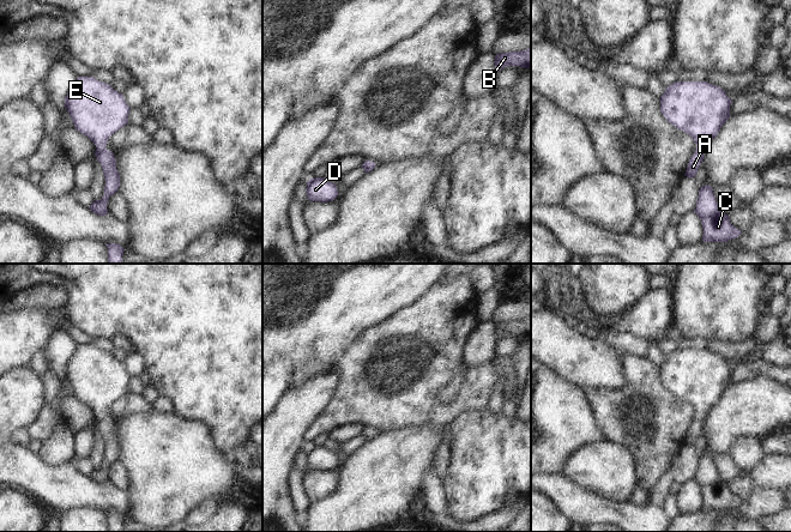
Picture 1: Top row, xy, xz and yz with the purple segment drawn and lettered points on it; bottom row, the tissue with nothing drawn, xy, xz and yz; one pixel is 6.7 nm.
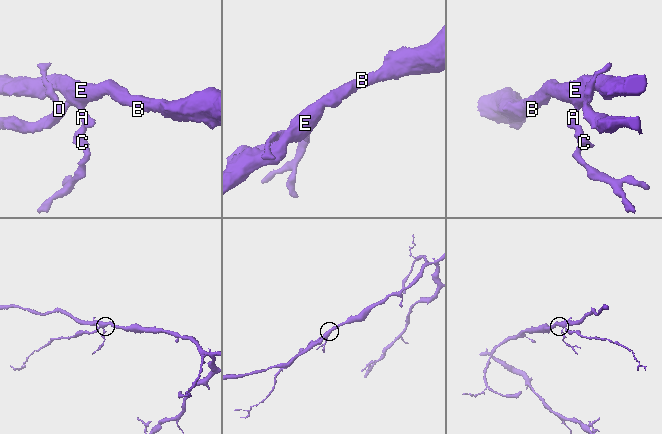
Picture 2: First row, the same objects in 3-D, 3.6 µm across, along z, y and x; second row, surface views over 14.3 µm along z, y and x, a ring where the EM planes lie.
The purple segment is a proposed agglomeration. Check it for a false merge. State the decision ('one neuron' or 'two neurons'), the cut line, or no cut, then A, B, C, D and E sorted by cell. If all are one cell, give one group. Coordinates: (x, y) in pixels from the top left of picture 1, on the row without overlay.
one neuron; no cut; A B C D E

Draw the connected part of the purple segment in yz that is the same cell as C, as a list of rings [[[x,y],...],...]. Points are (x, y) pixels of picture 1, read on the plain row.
[[[708,453],[700,457],[694,480],[701,488],[704,510],[727,510],[742,502],[730,491],[729,484],[720,479],[713,457]]]

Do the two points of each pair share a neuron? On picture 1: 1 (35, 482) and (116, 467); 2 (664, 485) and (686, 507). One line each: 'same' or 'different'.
1: different
2: different

